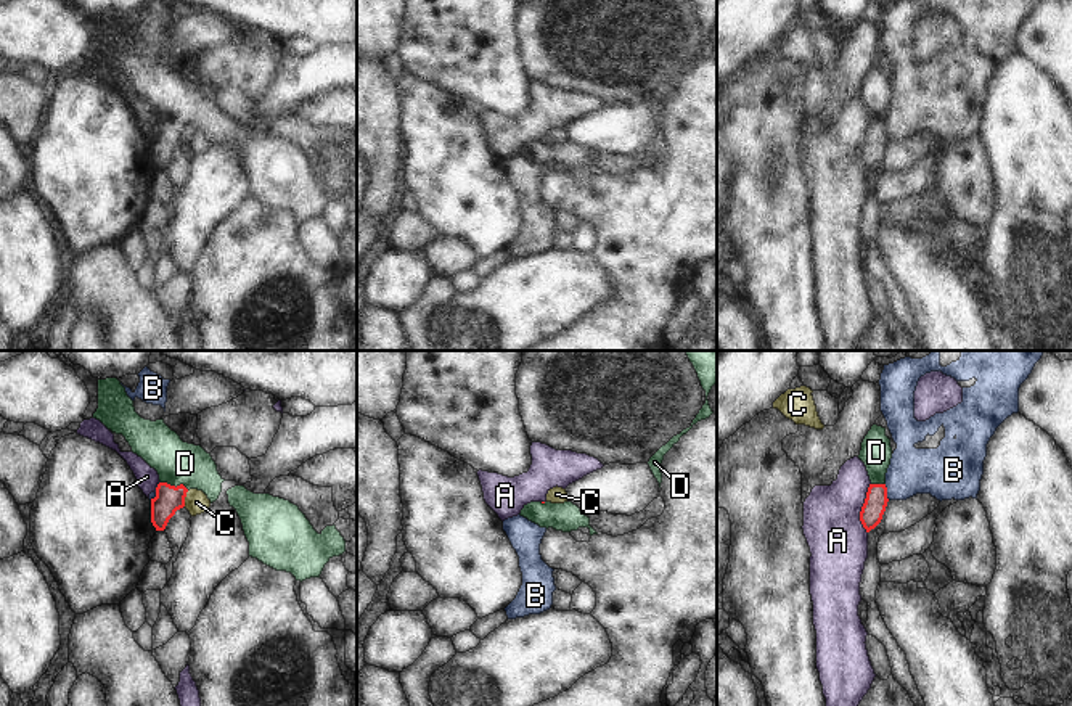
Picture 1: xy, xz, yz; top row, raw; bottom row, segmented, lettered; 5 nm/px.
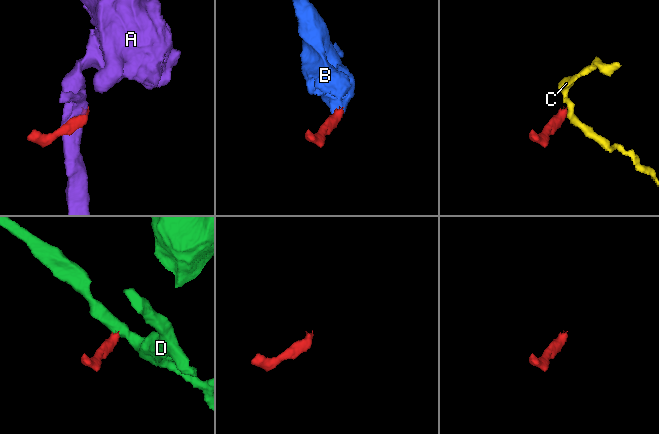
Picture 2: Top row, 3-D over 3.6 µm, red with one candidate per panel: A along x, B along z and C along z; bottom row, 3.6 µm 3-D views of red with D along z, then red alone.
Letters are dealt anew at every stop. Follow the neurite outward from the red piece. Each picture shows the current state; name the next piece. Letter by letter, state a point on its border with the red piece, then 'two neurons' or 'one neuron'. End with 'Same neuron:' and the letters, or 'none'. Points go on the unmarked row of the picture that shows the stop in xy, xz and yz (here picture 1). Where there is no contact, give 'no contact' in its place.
A: yz (862, 148) | two neurons
B: yz (886, 132) | two neurons
C: xy (184, 139) | two neurons
D: xy (174, 126) | one neuron
Same neuron: D

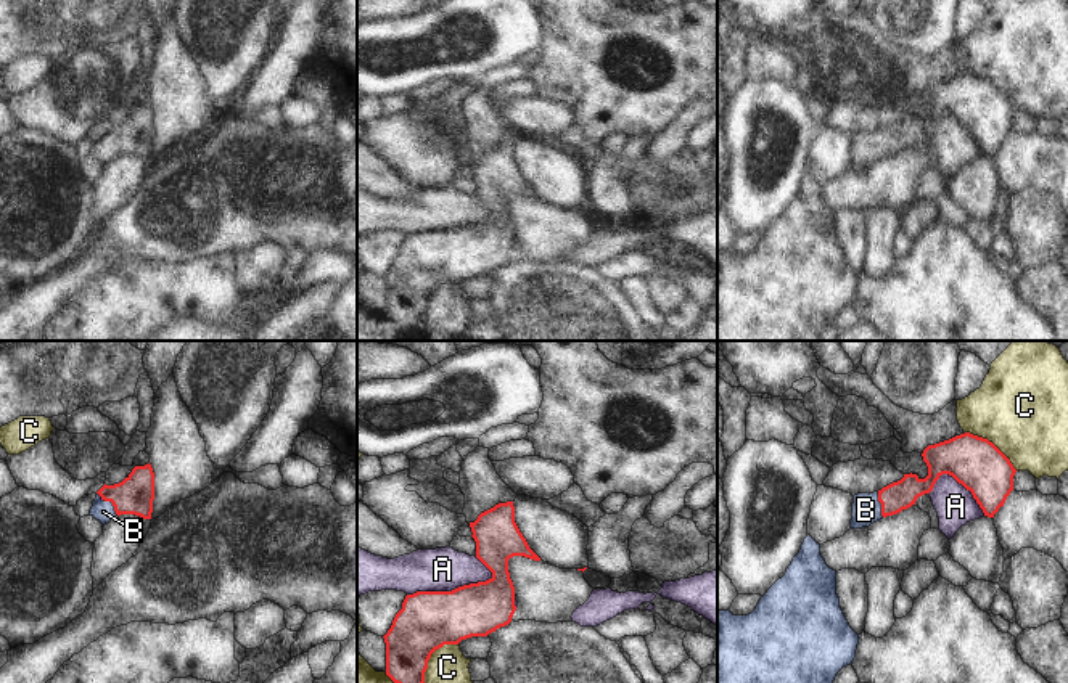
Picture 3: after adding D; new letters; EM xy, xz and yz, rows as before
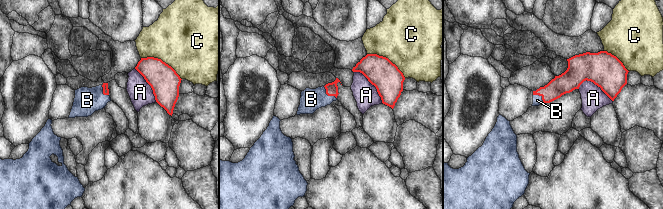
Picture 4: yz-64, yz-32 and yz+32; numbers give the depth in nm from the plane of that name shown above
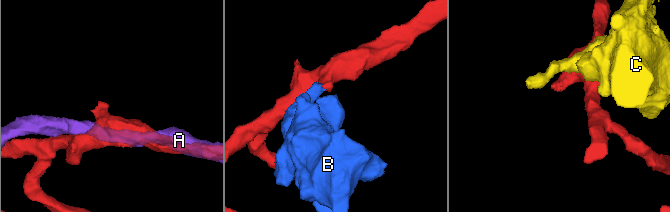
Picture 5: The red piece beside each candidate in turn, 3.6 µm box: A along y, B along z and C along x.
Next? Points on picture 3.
A: xz (452, 230) | two neurons
B: xy (110, 140) | one neuron
C: xz (423, 315) | two neurons
Same neuron: B

